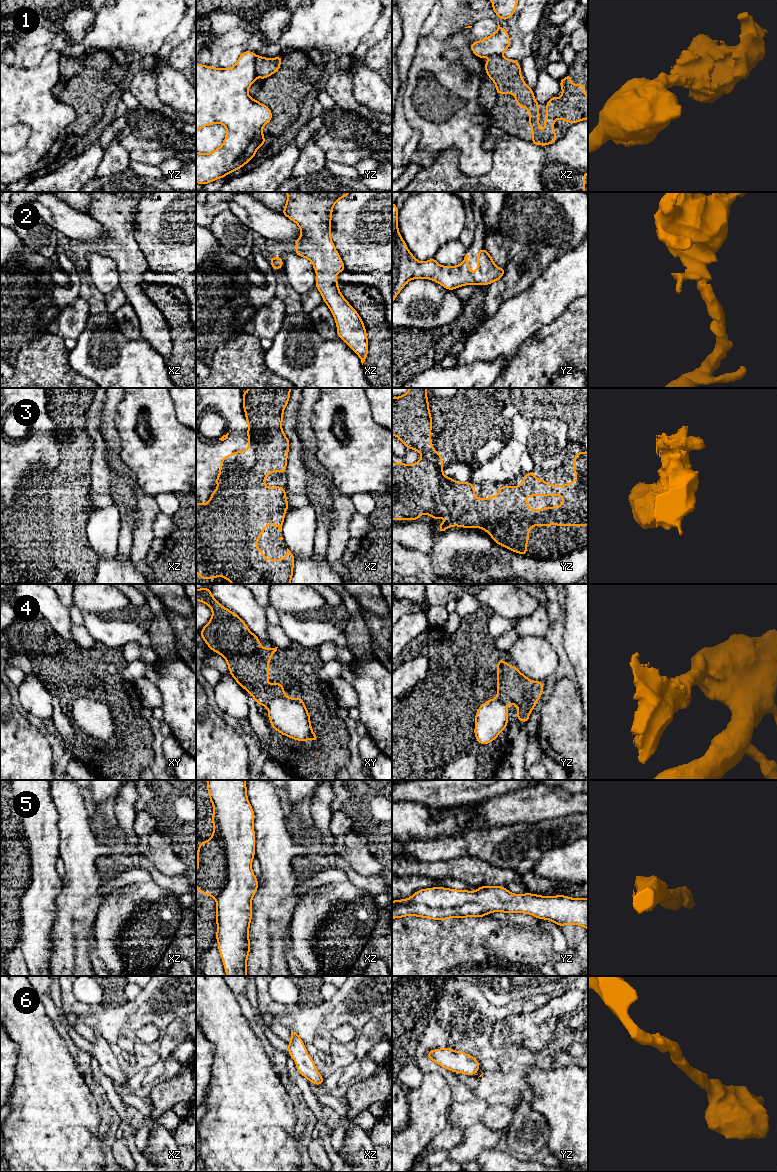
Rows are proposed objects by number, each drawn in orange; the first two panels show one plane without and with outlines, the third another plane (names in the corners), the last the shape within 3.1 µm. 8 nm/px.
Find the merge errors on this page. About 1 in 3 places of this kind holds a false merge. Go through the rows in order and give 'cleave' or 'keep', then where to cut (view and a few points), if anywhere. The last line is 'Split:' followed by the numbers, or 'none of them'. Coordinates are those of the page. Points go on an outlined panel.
1: cleave; cut yz (257, 56), (256, 75)
2: keep; cut none
3: keep; cut none
4: cleave; cut xy (303, 705), (285, 698), (274, 698), (267, 707)
5: keep; cut none
6: keep; cut none
Split: 1, 4

